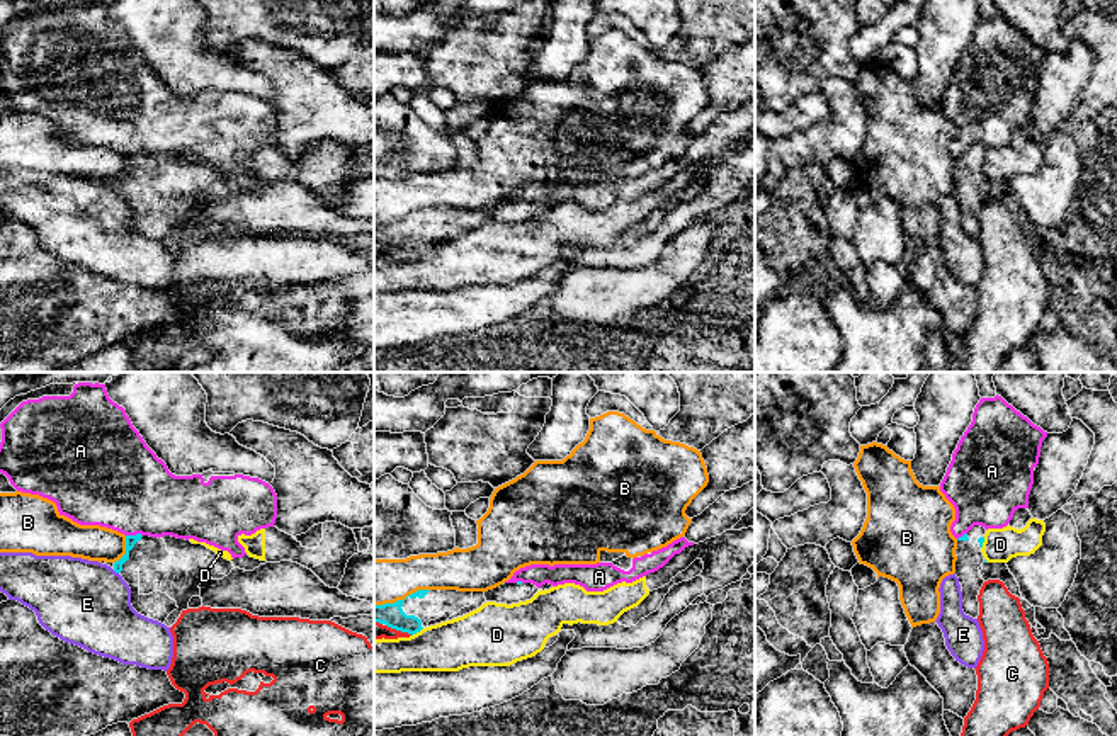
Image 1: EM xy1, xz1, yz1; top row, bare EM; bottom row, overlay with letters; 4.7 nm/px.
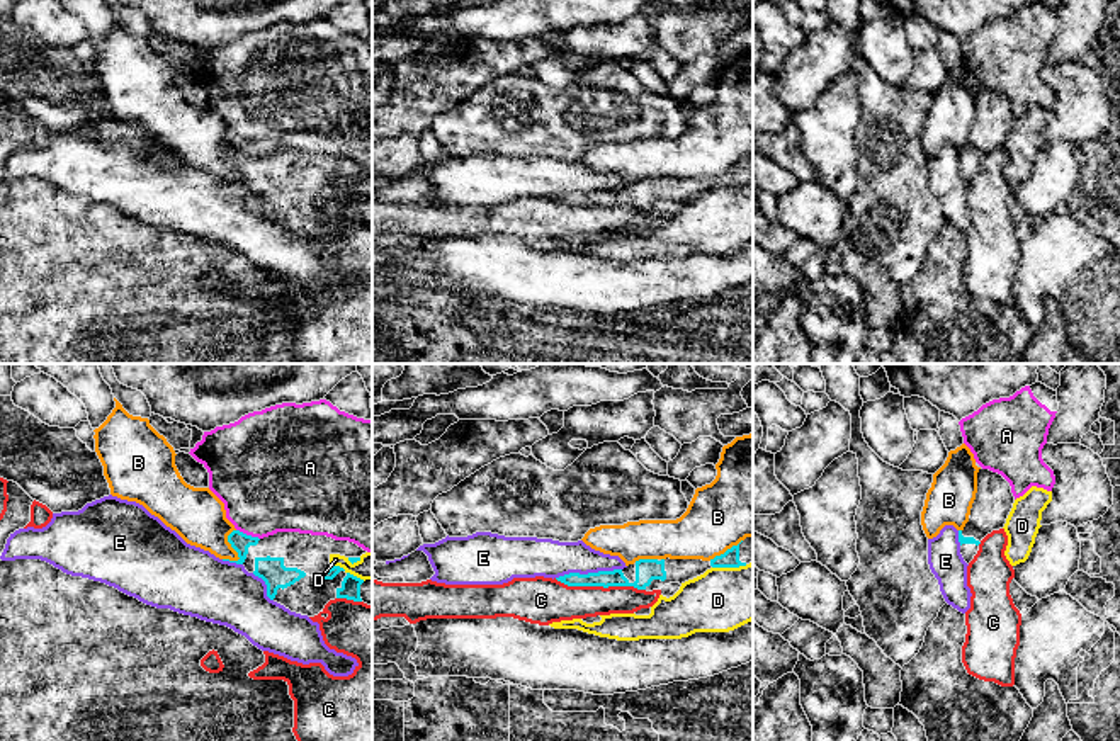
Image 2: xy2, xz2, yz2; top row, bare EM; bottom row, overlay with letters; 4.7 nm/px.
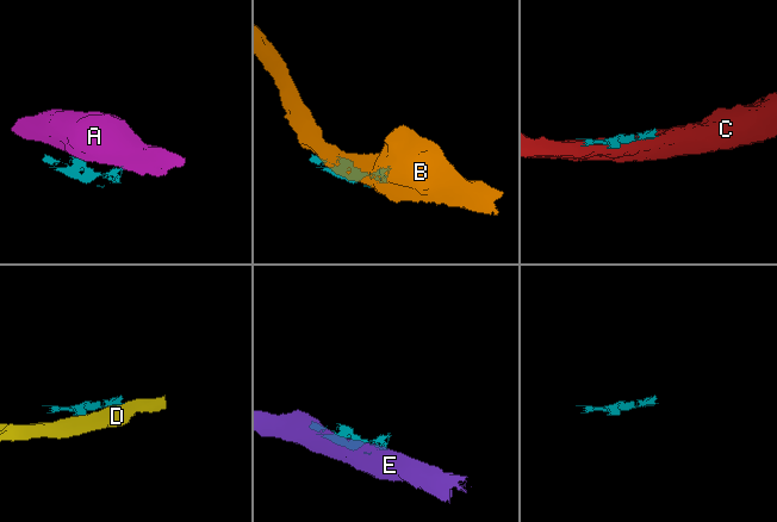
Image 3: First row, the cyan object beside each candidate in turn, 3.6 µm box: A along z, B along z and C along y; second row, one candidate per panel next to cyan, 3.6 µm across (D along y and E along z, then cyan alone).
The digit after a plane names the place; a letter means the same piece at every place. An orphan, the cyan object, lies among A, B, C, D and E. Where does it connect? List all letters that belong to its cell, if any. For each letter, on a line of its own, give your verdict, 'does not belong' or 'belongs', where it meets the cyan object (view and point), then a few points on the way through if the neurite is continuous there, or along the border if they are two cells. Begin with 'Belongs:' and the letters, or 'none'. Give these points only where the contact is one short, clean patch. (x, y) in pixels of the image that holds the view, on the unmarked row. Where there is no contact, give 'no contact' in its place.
Belongs: none
A: does not belong; contact xy2 (248, 155)
B: does not belong; contact xz1 (402, 220)
C: does not belong; contact xz2 (600, 204)
D: does not belong; contact xz1 (417, 250)
E: does not belong; contact xz2 (588, 192)

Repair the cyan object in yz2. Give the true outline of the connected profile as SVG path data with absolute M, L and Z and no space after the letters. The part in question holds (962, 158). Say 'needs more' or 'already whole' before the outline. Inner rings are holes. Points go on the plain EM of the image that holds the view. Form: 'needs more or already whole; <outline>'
needs more; M981 87L970 138L959 150L960 173L967 184L977 173L981 160L993 150L1004 146L1013 122L1010 102L1001 93Z

